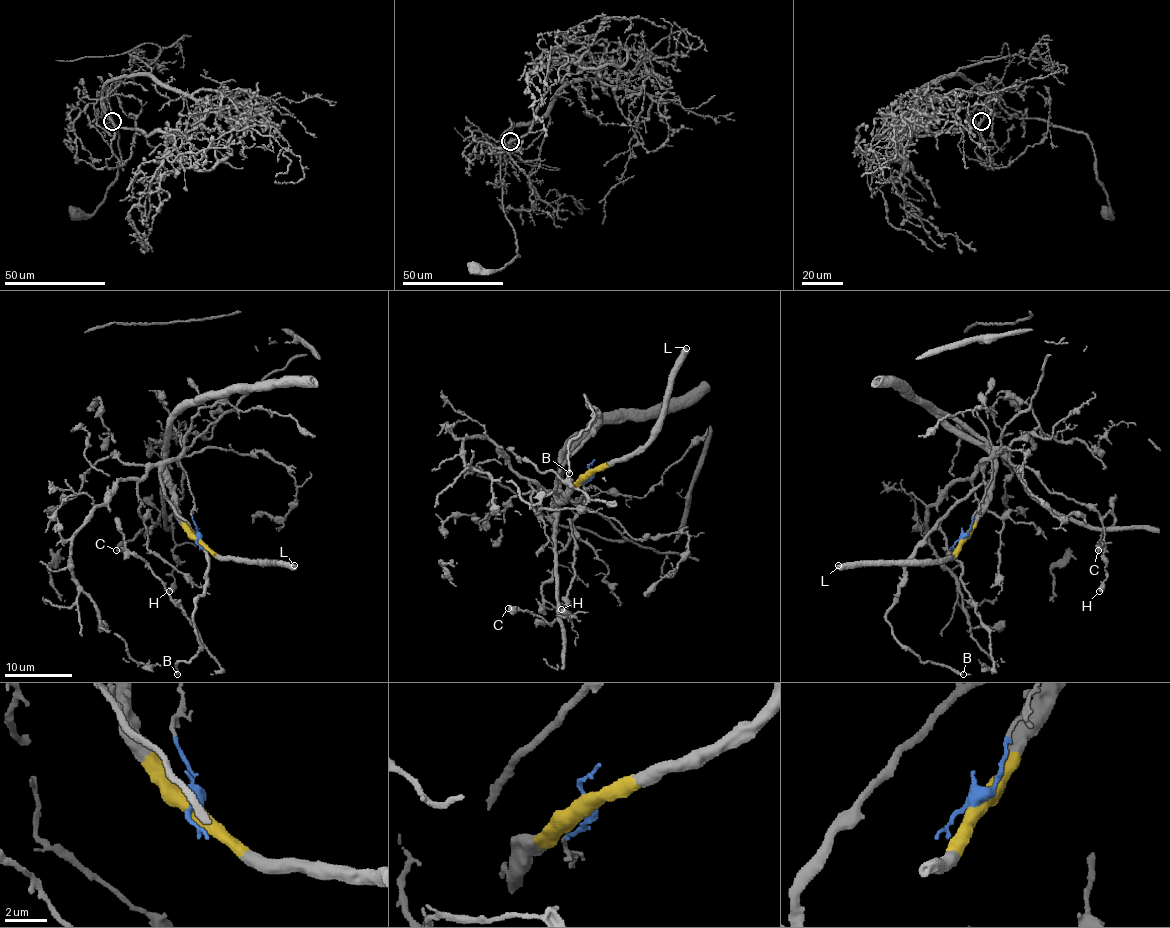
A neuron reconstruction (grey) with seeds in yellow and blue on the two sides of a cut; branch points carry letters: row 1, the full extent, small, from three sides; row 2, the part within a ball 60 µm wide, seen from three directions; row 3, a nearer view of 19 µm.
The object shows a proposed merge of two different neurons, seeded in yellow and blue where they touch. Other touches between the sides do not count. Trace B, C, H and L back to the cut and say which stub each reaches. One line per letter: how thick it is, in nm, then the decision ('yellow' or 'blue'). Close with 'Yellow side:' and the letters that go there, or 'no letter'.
B: calibre 260 nm; blue
C: calibre 360 nm; blue
H: calibre 550 nm; blue
L: calibre 550 nm; yellow
Yellow side: L

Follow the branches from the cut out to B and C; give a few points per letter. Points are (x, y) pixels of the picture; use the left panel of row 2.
B: (198, 537), (186, 472), (171, 460), (163, 494), (208, 557), (193, 615), (198, 651), (176, 665), (178, 675)
C: (198, 537), (191, 514), (195, 499), (179, 455), (184, 450), (178, 463), (183, 495), (176, 509), (116, 551)

